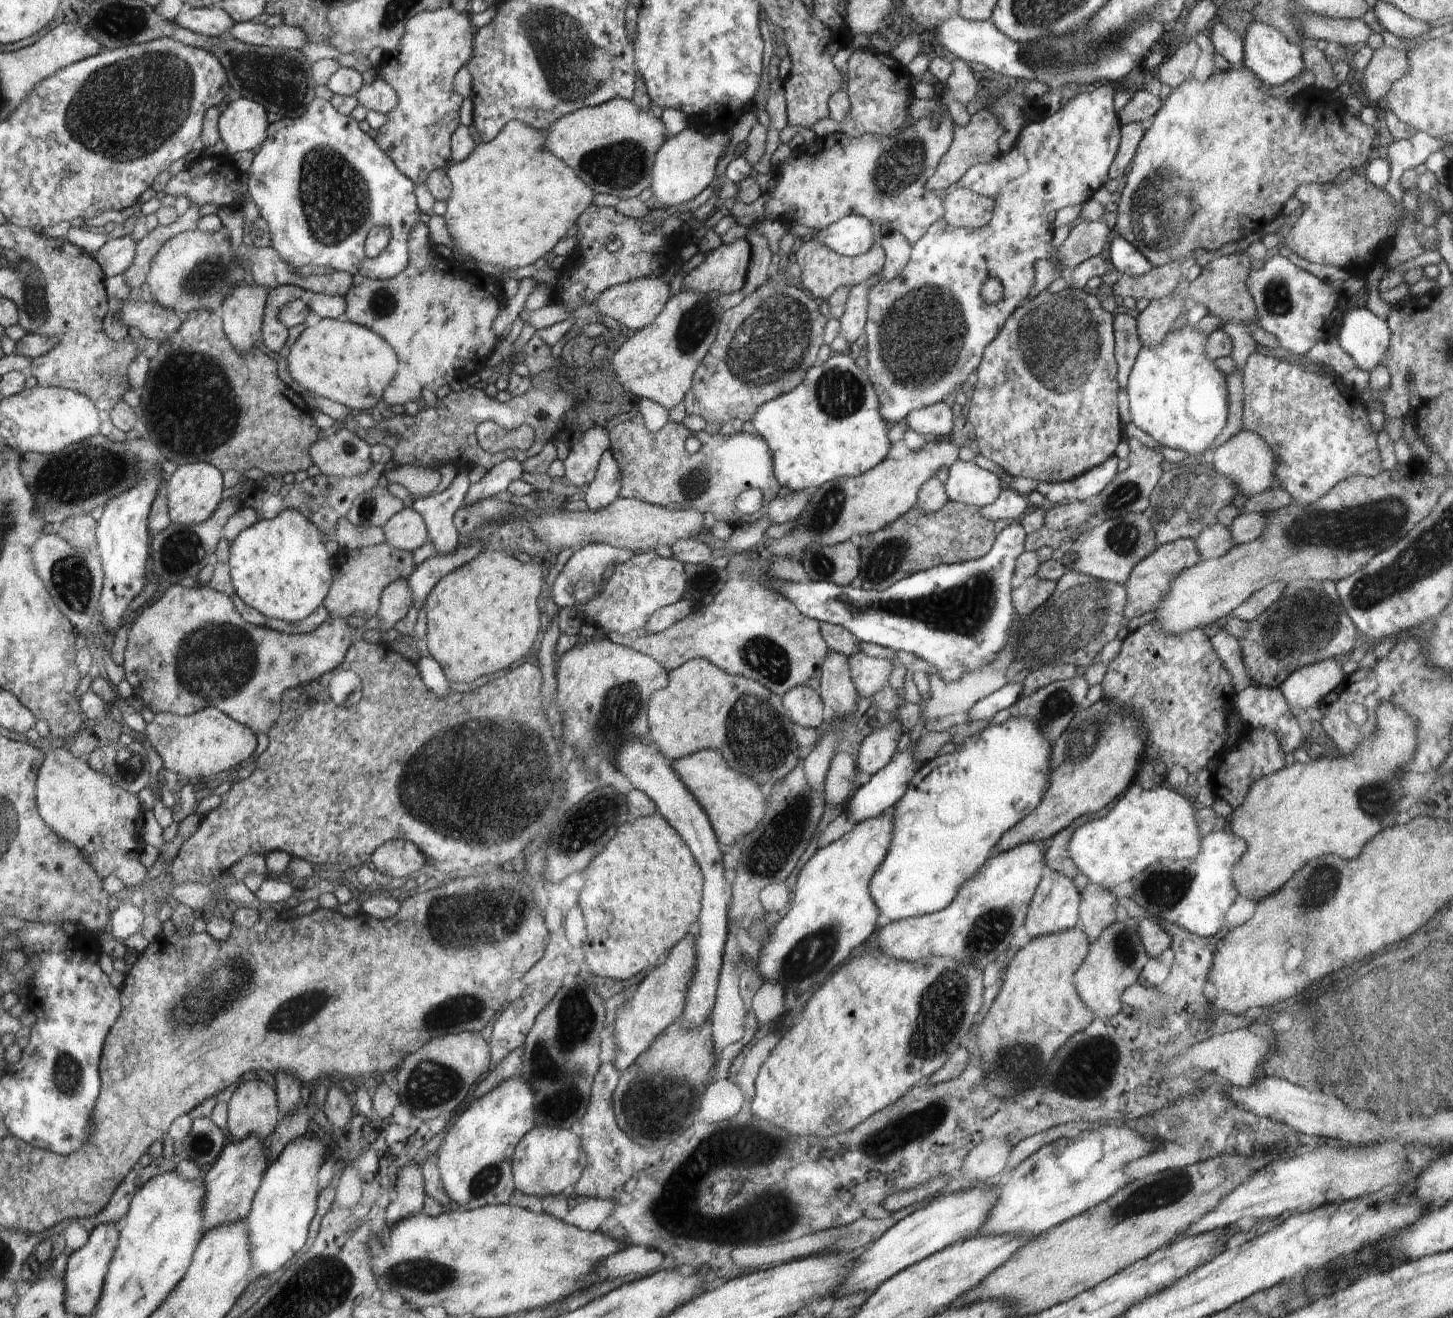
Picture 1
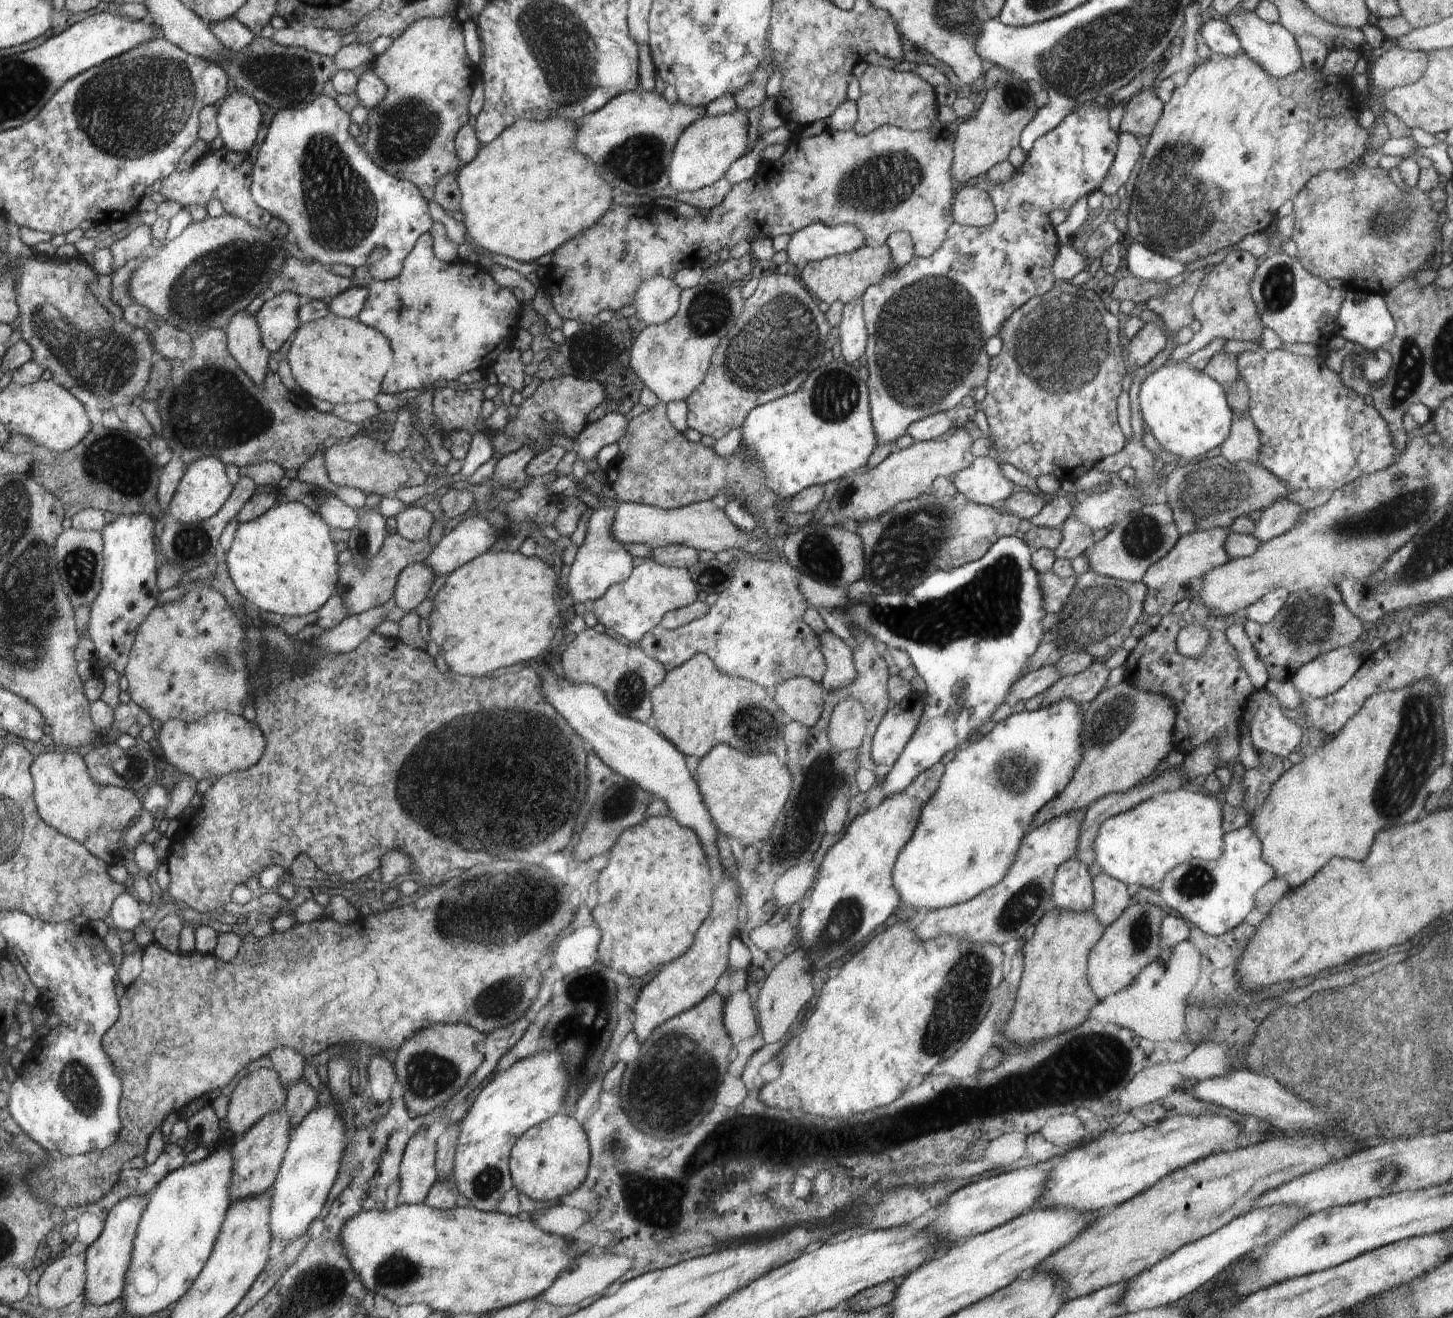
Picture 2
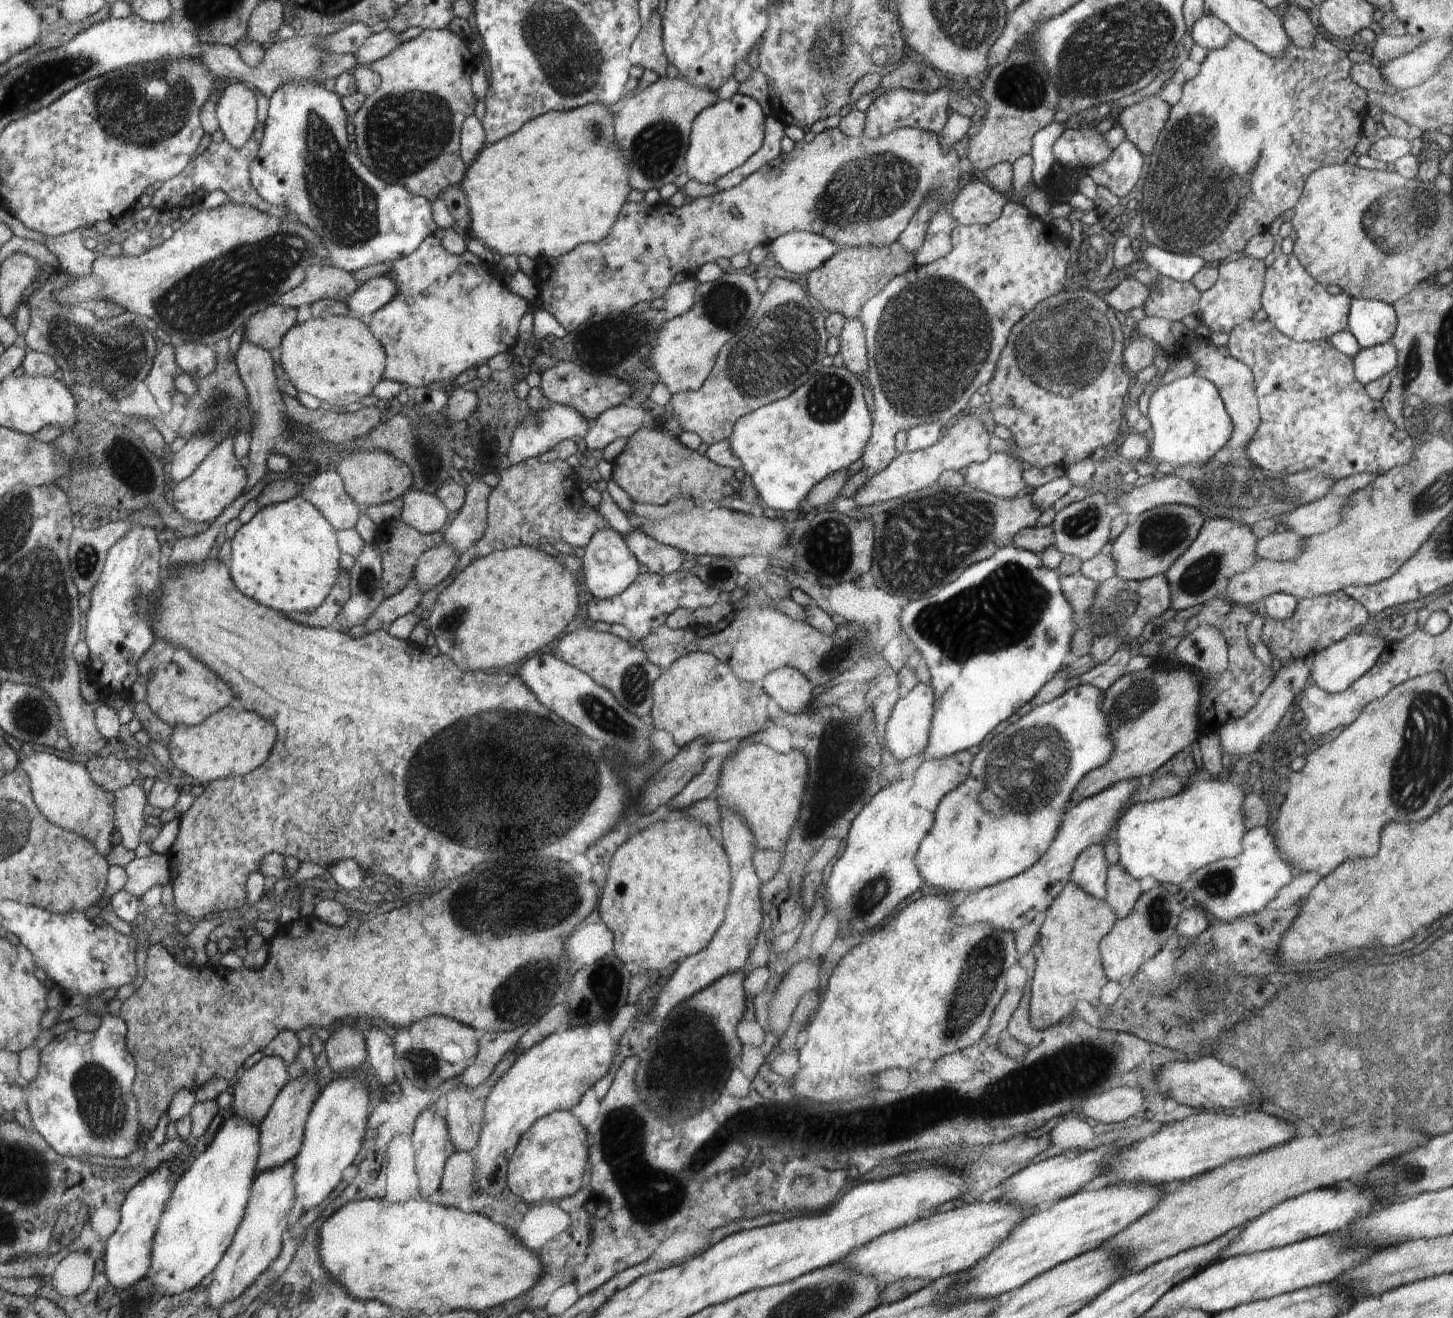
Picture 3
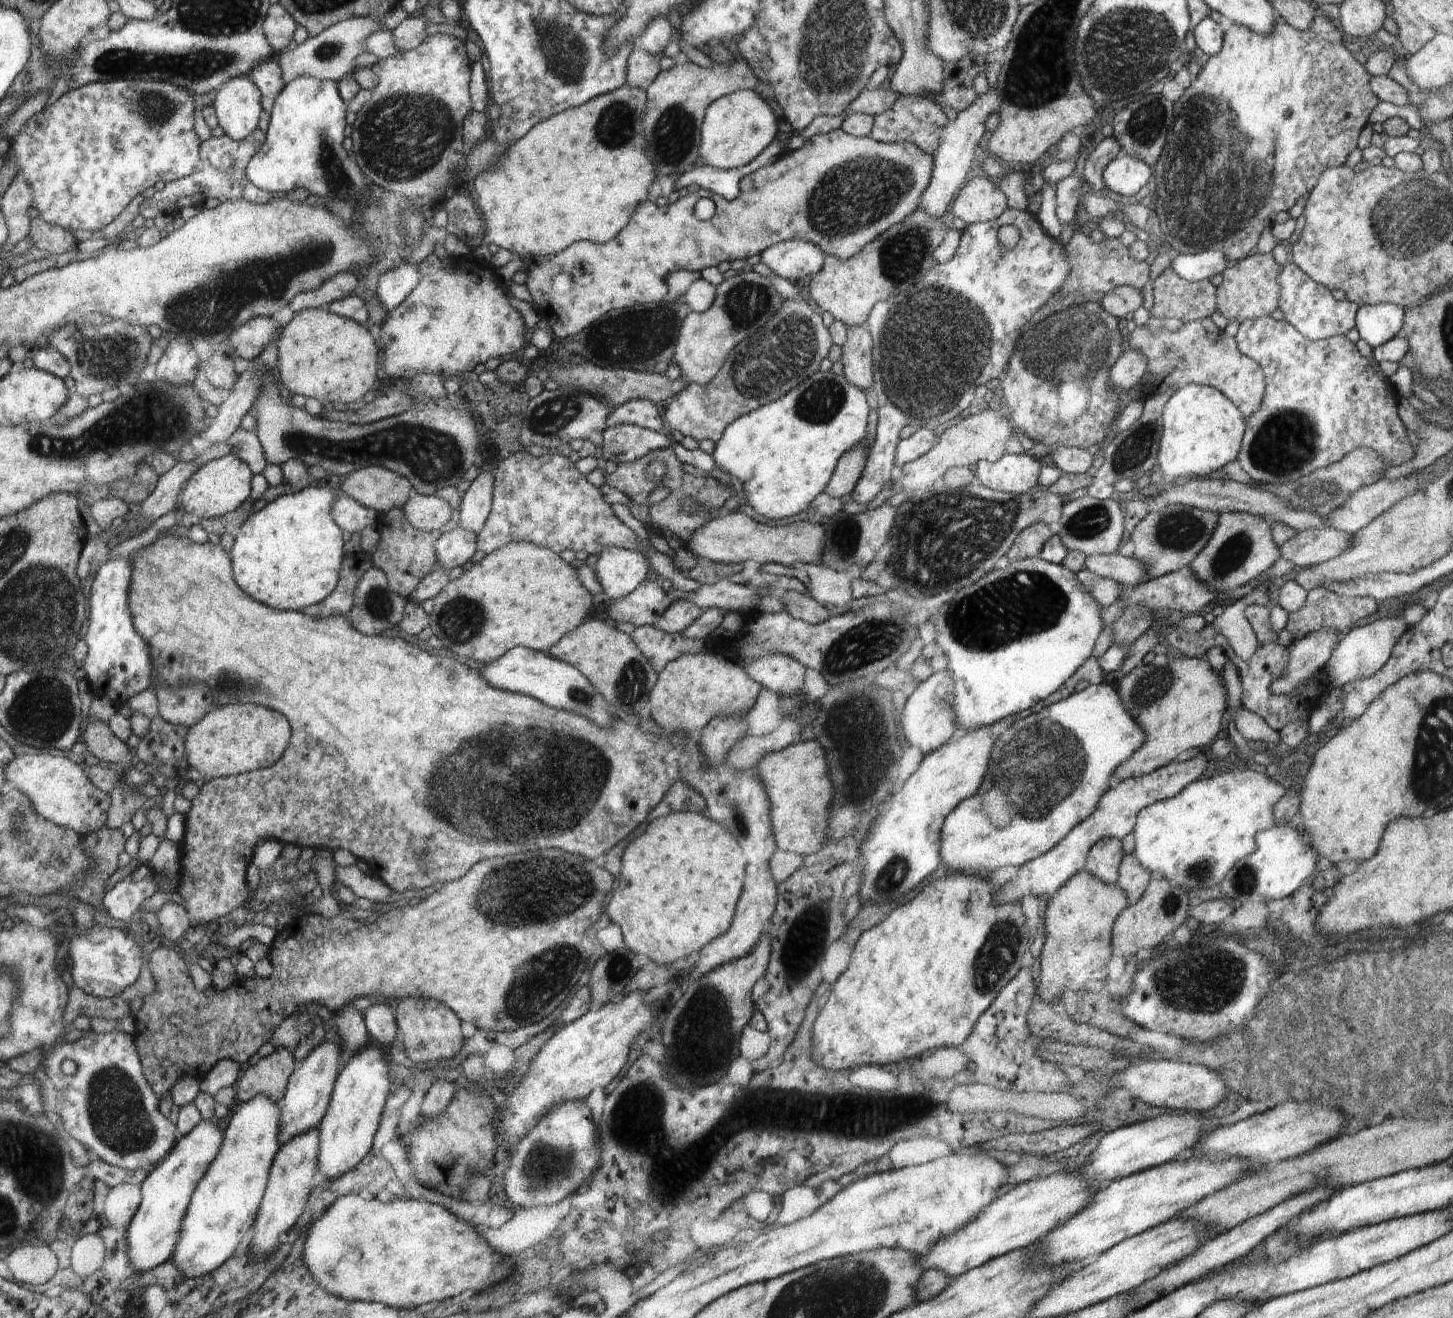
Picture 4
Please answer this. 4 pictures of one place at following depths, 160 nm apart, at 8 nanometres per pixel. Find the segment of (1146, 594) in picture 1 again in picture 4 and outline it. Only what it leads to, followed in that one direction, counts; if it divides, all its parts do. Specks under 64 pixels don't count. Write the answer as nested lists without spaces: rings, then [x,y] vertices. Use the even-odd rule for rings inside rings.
[[[1219,513],[1212,538],[1188,567],[1207,584],[1208,589],[1226,595],[1230,590],[1248,584],[1252,578],[1268,570],[1280,557],[1272,527],[1266,518],[1250,513]]]

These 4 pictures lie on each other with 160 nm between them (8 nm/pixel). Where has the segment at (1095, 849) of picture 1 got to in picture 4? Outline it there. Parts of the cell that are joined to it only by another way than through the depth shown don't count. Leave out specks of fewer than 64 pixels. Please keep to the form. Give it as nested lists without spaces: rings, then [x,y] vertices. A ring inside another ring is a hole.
[[[1238,765],[1236,769],[1232,768],[1231,770],[1222,773],[1216,773],[1215,776],[1210,777],[1206,775],[1193,783],[1190,783],[1188,786],[1185,786],[1175,797],[1152,803],[1137,814],[1136,826],[1133,830],[1136,843],[1133,853],[1139,860],[1139,864],[1144,868],[1147,868],[1153,876],[1167,878],[1169,881],[1177,883],[1189,891],[1195,891],[1199,887],[1214,888],[1227,876],[1227,871],[1229,871],[1236,862],[1241,858],[1252,854],[1256,850],[1255,834],[1258,831],[1266,830],[1276,825],[1274,822],[1274,820],[1276,820],[1274,817],[1274,806],[1278,804],[1278,801],[1285,793],[1286,789],[1284,789],[1280,783],[1272,780],[1269,775],[1265,775],[1262,768],[1257,766]]]

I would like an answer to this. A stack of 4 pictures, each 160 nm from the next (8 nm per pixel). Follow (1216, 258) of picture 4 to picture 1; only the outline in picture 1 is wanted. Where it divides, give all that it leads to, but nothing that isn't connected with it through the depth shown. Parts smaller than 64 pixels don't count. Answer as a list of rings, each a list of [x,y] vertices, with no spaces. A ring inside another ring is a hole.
[[[1114,235],[1110,241],[1110,260],[1117,271],[1124,275],[1139,277],[1154,268],[1153,264],[1127,240]]]

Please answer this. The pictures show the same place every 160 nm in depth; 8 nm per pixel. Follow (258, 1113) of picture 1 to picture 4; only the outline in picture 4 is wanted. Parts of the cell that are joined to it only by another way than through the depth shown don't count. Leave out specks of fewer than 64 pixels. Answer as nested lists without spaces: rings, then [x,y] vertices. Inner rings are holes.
[[[280,1047],[272,1054],[250,1066],[238,1080],[237,1096],[243,1102],[258,1095],[266,1095],[281,1102],[288,1088],[289,1078],[298,1067],[296,1057],[287,1048]]]

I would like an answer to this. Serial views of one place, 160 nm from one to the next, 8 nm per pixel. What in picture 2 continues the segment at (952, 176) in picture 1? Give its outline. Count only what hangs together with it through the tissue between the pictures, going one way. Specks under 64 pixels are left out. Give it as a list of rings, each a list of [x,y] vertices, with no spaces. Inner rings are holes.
[[[996,65],[984,75],[987,94],[980,110],[970,120],[960,120],[952,126],[954,142],[951,174],[955,186],[985,175],[995,164],[1006,161],[1010,150],[1019,144],[1020,133],[1032,122],[1038,109],[1028,80]]]

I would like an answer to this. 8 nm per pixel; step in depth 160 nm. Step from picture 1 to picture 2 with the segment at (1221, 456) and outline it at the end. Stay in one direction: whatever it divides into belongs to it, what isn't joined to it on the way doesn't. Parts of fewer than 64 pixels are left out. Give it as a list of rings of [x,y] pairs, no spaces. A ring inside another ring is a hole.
[[[1234,415],[1229,438],[1220,446],[1221,456],[1229,462],[1251,461],[1259,464],[1259,433],[1250,416]]]

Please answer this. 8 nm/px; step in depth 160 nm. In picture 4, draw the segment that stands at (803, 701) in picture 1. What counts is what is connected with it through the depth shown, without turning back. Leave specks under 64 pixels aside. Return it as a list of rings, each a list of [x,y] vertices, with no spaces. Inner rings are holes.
[[[766,653],[743,664],[750,678],[756,679],[762,687],[777,692],[780,696],[794,696],[800,692],[804,682],[804,665],[787,654]]]

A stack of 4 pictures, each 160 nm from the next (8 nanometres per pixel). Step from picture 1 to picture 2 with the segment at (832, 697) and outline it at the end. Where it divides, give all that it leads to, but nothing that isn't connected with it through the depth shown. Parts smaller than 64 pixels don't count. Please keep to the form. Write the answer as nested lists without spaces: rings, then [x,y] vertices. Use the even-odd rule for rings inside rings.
[[[830,629],[821,632],[821,649],[824,651],[827,671],[821,680],[826,690],[840,690],[853,682],[856,669],[853,664],[853,649]]]

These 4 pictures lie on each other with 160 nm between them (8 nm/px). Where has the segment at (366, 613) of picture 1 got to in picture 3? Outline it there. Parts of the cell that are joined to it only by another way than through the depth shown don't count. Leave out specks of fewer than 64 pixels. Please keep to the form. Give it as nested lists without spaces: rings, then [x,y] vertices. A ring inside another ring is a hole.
[[[398,522],[398,526],[388,532],[386,536],[377,538],[376,546],[381,554],[381,565],[384,567],[384,576],[381,581],[384,583],[384,591],[387,596],[394,596],[401,592],[410,580],[416,577],[416,566],[420,556],[425,550],[440,546],[444,542],[443,531],[435,533],[422,533],[408,524]]]

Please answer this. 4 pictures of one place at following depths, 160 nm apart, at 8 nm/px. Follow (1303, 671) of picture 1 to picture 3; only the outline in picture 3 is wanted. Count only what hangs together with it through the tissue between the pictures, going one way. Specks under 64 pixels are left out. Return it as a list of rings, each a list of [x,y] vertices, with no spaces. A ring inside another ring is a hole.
[[[1349,632],[1342,640],[1327,646],[1313,656],[1310,682],[1329,693],[1342,692],[1374,666],[1386,644],[1384,636],[1380,638],[1375,632],[1372,634]]]

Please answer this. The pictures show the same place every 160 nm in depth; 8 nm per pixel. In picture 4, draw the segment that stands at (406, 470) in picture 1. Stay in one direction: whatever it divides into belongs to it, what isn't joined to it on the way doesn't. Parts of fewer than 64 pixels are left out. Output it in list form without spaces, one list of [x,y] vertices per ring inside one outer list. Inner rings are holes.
[[[372,465],[350,473],[340,486],[340,490],[365,507],[382,514],[390,509],[403,508],[411,497],[410,483],[409,479],[396,471]]]

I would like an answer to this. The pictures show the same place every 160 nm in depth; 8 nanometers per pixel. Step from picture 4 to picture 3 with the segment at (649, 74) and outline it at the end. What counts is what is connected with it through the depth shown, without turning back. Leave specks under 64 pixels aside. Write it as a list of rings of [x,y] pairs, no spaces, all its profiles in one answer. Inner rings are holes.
[[[655,9],[651,23],[642,28],[636,42],[632,44],[632,51],[629,53],[630,62],[634,62],[645,70],[655,72],[659,77],[667,74],[668,60],[663,49],[663,20]]]

